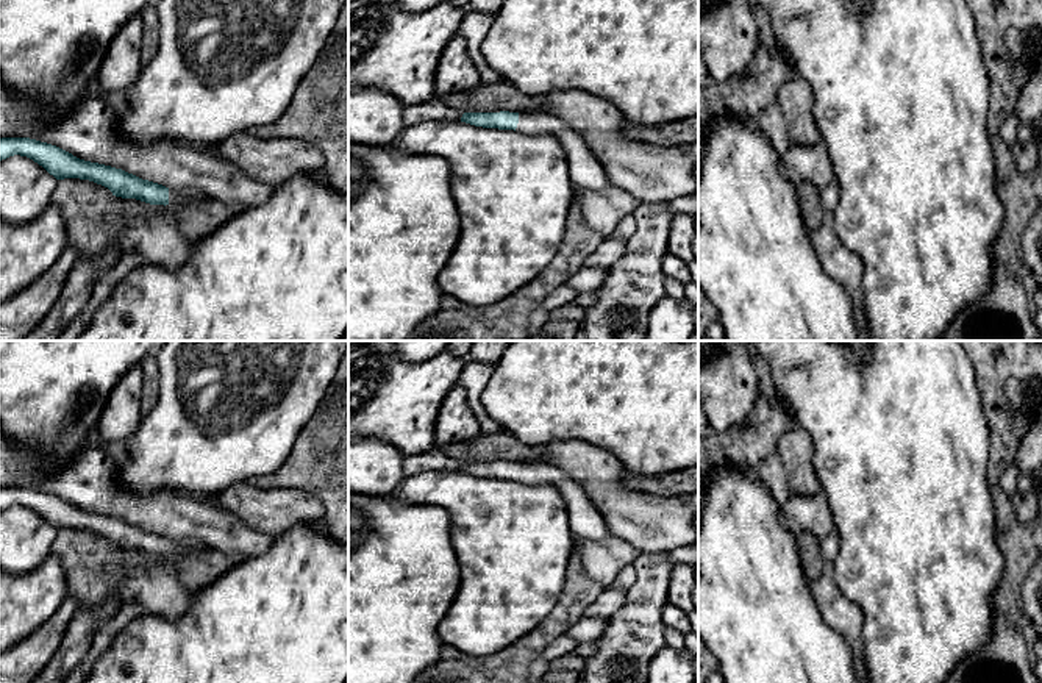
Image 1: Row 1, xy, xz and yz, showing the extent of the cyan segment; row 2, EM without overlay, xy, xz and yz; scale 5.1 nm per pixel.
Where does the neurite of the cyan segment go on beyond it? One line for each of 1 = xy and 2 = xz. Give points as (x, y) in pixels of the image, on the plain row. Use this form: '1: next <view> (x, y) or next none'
1: next xy (175, 546)
2: next xz (586, 521)

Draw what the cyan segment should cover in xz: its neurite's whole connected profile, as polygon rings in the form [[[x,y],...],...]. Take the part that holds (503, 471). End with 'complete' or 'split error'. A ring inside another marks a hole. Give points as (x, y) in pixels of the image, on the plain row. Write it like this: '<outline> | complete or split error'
[[[464,463],[461,472],[483,478],[514,480],[523,485],[551,485],[566,500],[573,536],[606,539],[611,535],[583,486],[558,467],[541,463]]] | split error

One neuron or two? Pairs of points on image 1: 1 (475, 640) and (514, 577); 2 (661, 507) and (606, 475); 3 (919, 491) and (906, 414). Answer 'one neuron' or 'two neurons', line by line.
1: one neuron
2: one neuron
3: one neuron

